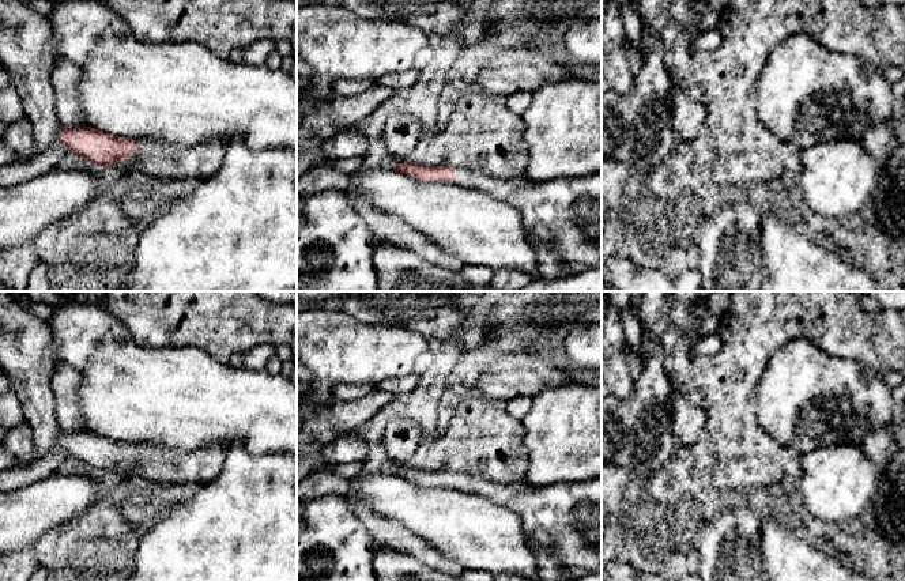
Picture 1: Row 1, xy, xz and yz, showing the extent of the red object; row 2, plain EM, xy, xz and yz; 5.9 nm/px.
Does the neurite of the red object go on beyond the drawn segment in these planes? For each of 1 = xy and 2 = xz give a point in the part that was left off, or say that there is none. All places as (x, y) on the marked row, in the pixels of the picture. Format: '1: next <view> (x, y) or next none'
1: next none
2: next xz (564, 215)

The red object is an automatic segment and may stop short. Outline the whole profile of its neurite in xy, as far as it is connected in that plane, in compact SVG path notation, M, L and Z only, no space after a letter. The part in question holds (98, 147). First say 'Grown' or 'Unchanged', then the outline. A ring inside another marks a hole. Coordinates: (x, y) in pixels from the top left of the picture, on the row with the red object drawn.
Unchanged. M93 127L63 128L60 144L101 166L116 165L132 154L142 154L132 137L112 136Z

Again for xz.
Grown. M400 162L395 170L425 182L476 189L517 208L538 256L539 280L554 280L602 268L602 171L591 176L531 181L525 176L499 180L465 167Z

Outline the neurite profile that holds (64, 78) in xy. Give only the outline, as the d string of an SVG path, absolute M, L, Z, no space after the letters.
M57 59L50 73L56 94L56 114L63 128L88 127L78 97L82 69L67 59Z

